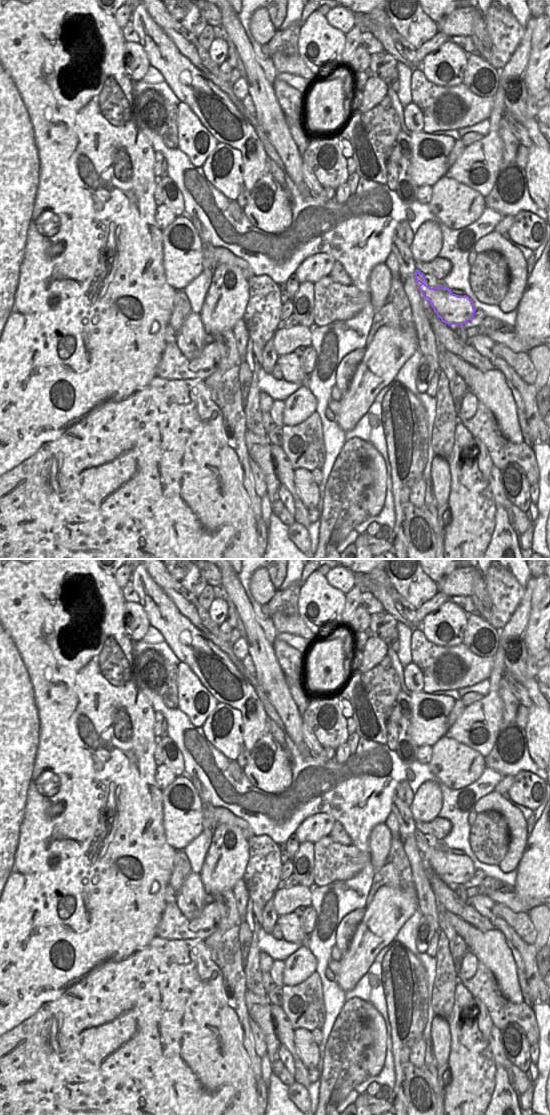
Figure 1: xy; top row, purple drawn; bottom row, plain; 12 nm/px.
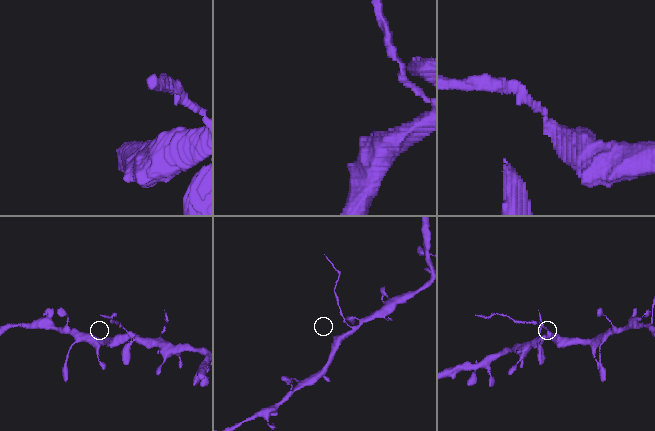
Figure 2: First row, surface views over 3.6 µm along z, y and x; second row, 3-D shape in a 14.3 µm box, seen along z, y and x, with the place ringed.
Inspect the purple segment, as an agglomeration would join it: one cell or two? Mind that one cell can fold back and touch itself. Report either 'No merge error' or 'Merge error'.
Merge error

